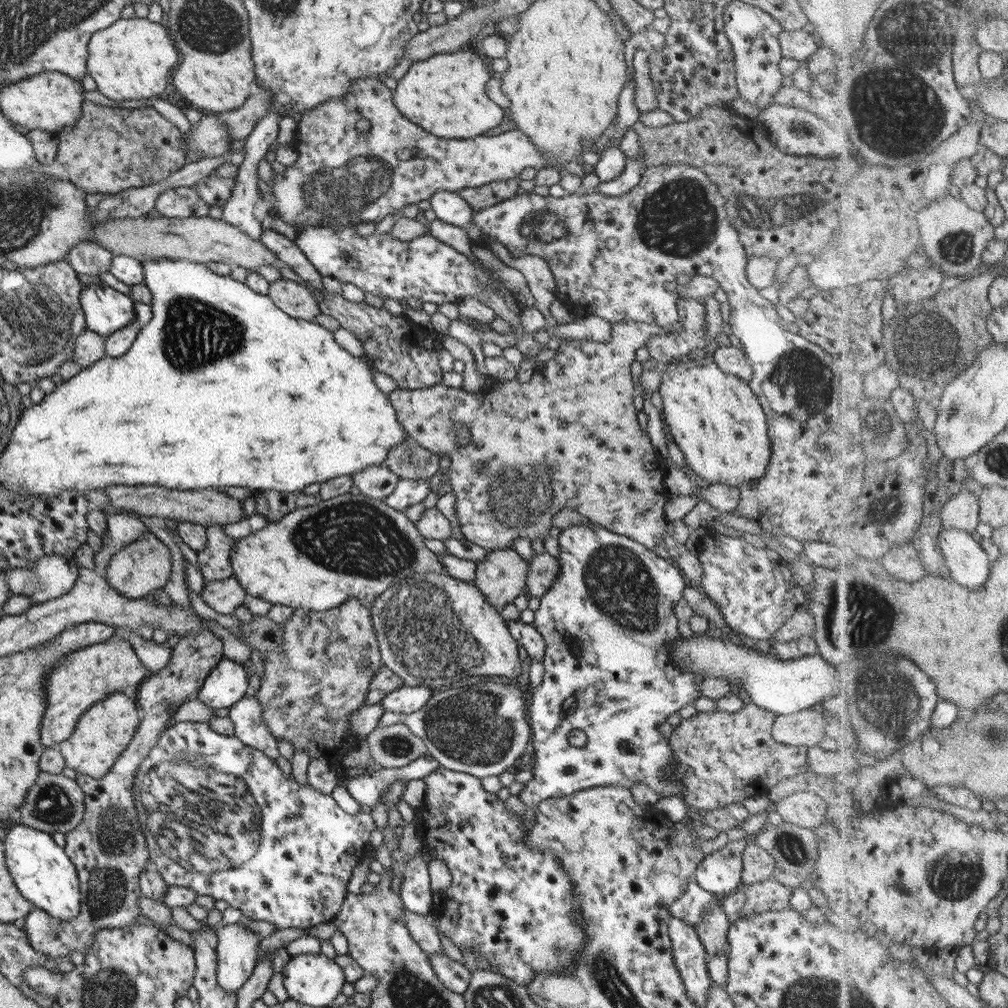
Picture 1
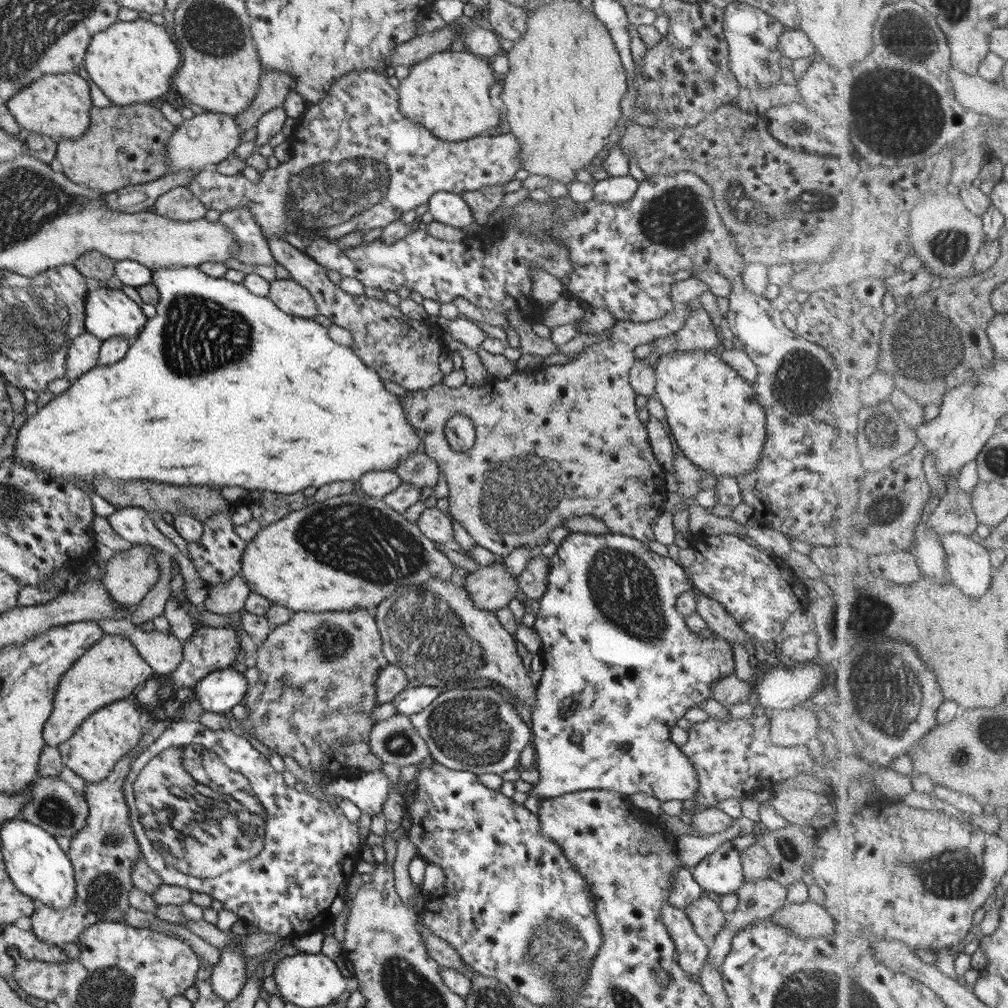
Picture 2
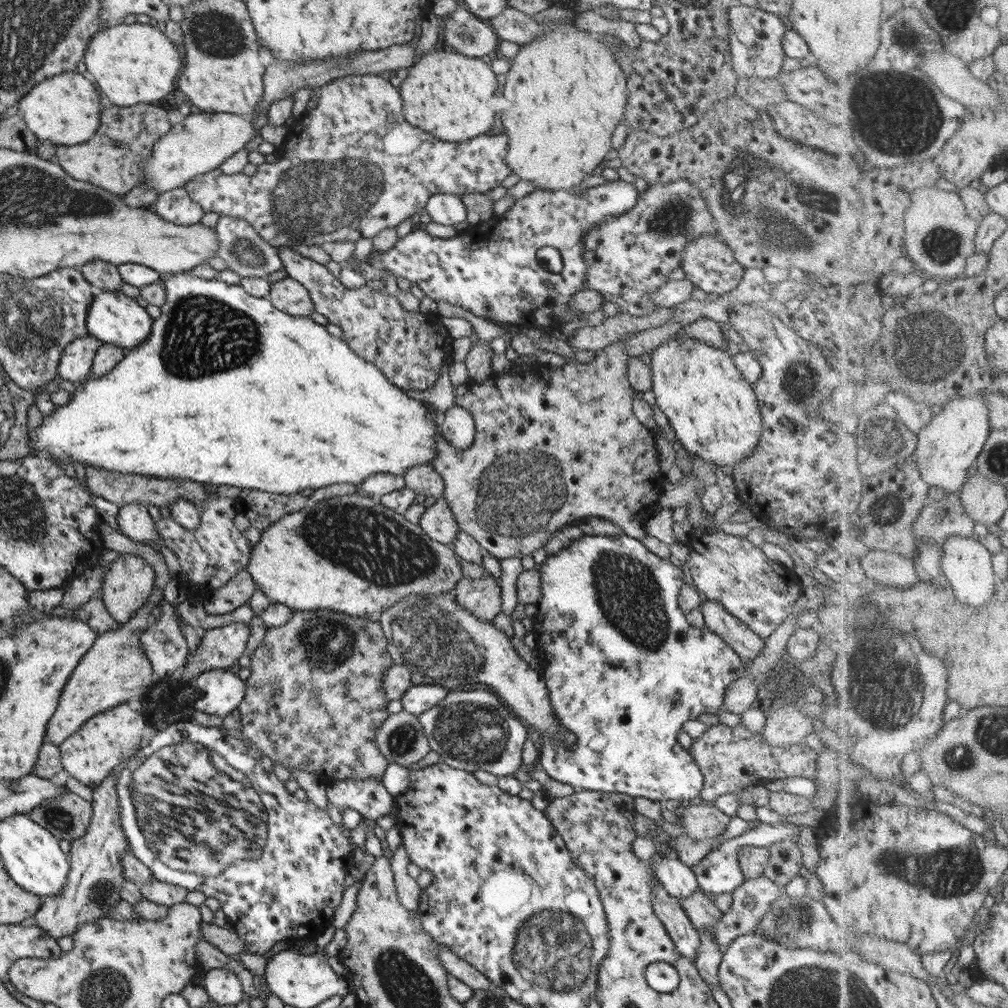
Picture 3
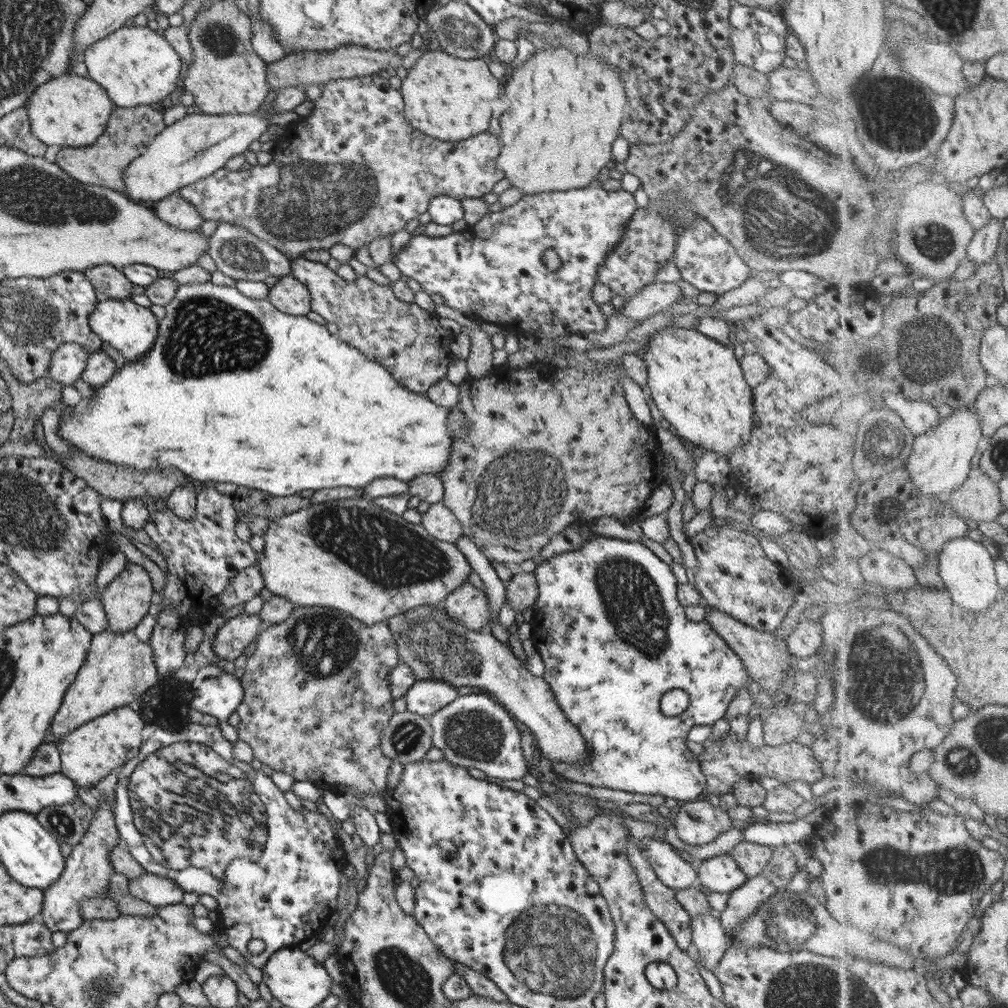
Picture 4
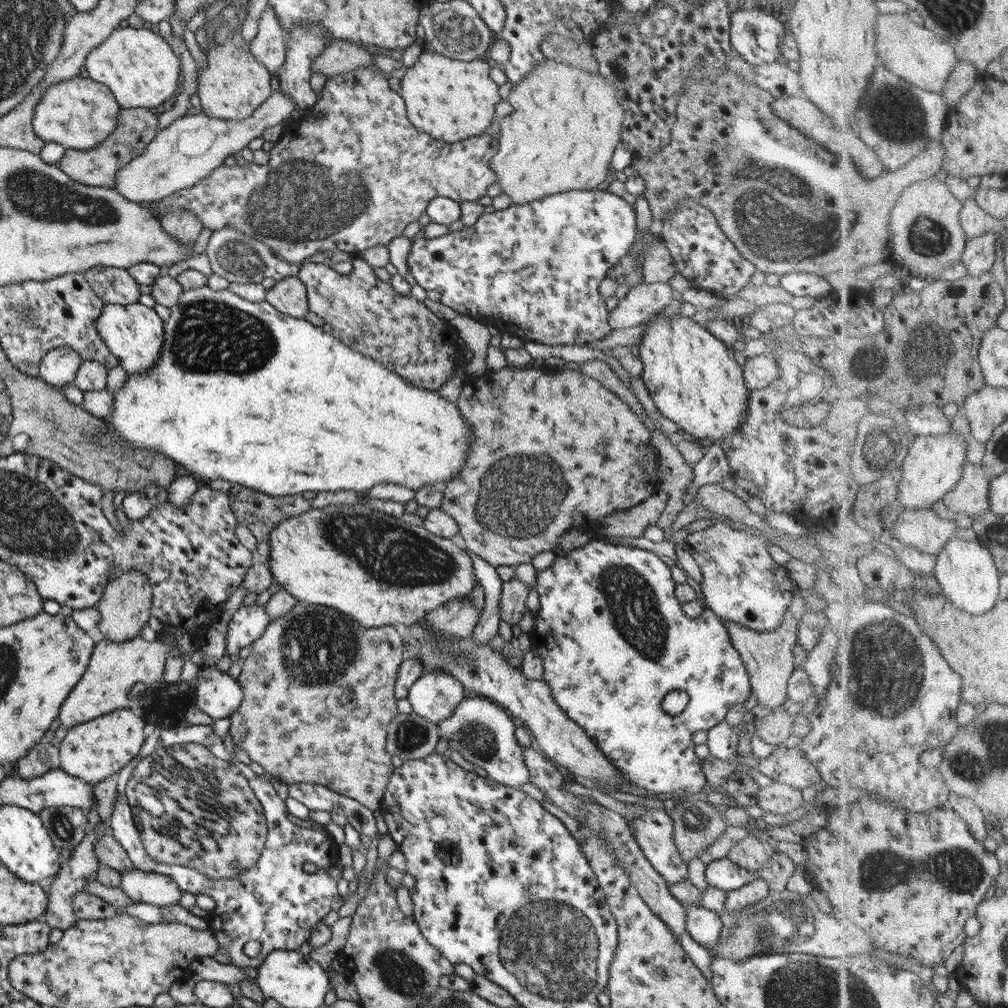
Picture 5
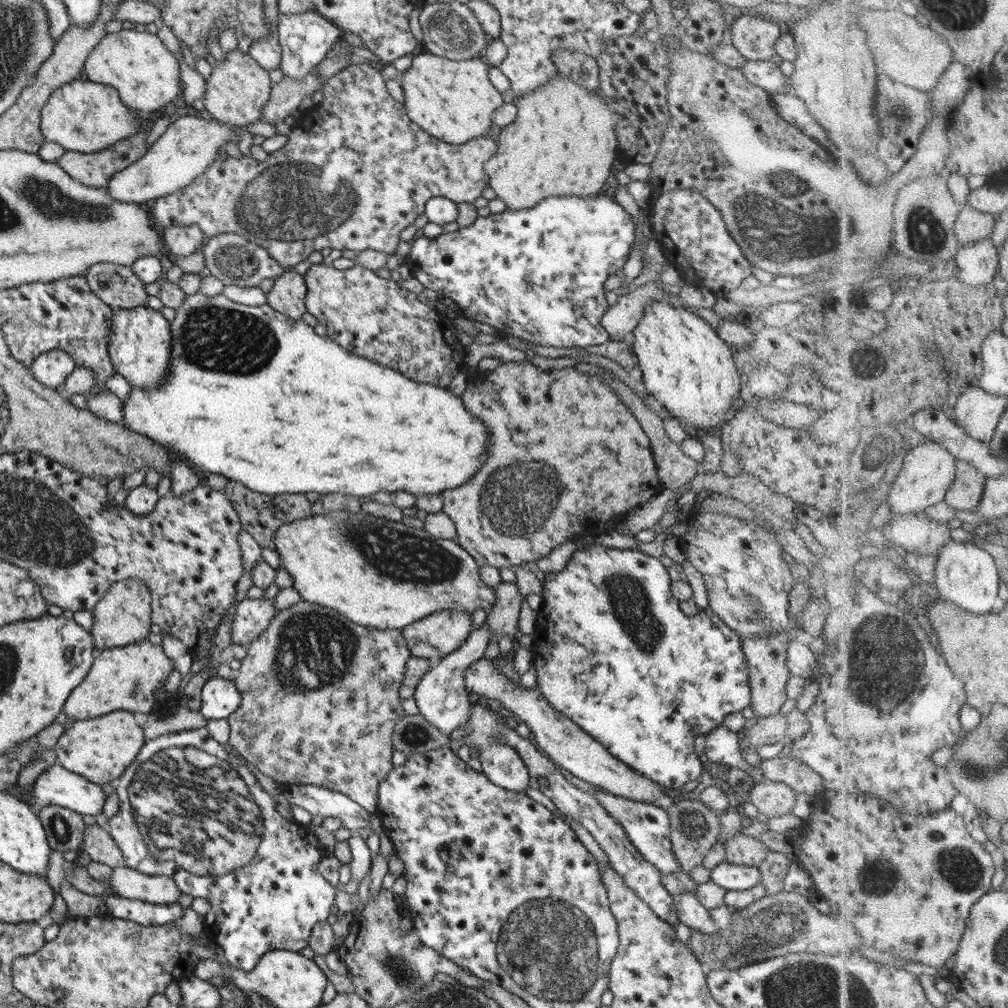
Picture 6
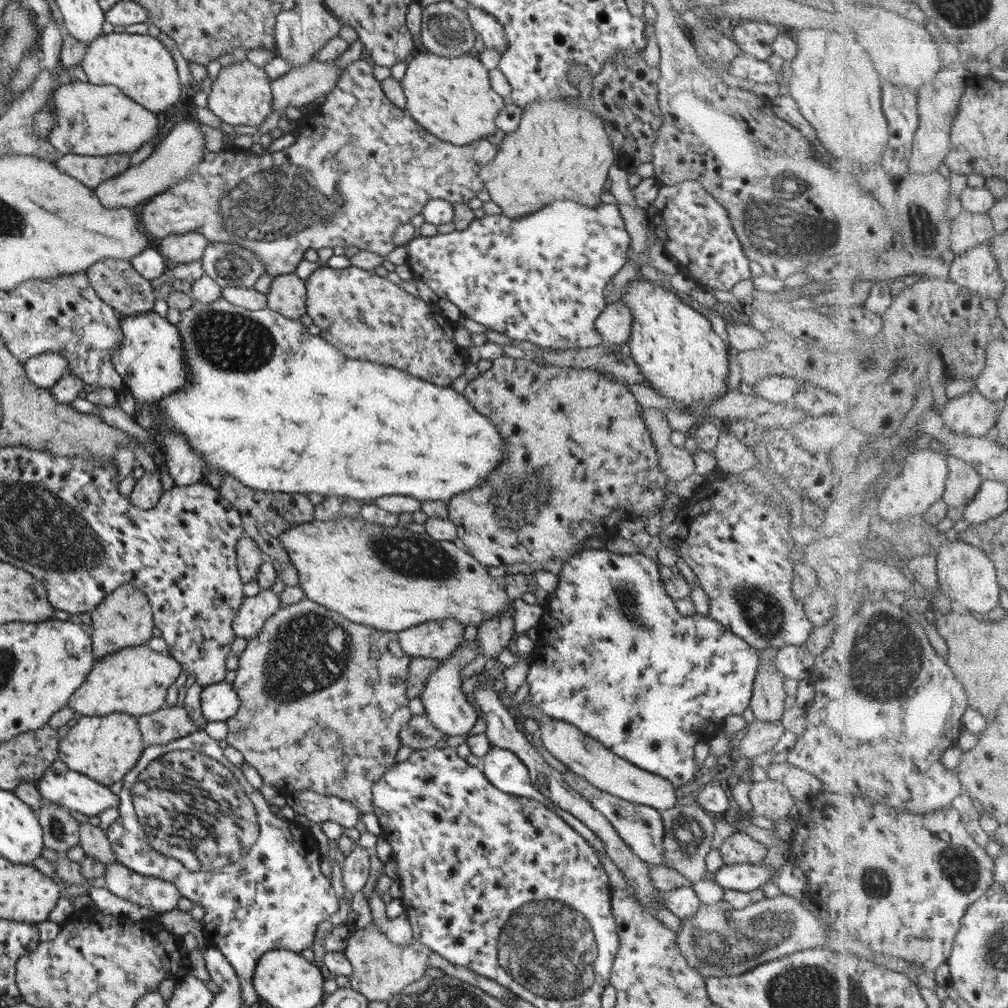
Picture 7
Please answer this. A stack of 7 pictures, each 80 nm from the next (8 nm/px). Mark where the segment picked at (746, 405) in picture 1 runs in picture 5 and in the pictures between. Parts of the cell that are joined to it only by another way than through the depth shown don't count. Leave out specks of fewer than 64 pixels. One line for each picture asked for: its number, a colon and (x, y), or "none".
2: (715, 422)
3: (711, 408)
4: (697, 385)
5: (691, 377)

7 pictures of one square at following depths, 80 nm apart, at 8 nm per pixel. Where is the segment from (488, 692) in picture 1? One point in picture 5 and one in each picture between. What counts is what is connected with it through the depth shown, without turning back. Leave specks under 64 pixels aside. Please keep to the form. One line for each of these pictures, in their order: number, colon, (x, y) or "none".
2: (477, 730)
3: (468, 730)
4: (473, 730)
5: (479, 731)

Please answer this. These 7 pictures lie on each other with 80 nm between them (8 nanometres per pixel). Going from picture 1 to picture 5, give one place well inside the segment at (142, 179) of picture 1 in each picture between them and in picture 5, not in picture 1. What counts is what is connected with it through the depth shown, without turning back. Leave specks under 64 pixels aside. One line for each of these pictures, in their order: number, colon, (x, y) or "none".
2: (114, 152)
3: (110, 158)
4: (128, 131)
5: (96, 167)

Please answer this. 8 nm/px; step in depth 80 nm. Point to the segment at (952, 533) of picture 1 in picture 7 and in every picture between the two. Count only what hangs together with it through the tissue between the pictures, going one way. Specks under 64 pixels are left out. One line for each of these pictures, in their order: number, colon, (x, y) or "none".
2: (968, 564)
3: (966, 564)
4: (966, 567)
5: (967, 571)
6: (967, 575)
7: (967, 574)

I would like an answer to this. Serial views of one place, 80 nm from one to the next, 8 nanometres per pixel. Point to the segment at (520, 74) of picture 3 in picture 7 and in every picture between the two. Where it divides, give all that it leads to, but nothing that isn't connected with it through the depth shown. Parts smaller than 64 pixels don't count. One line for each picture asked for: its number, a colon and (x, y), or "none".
4: (564, 112)
5: (565, 122)
6: (561, 143)
7: (559, 152)

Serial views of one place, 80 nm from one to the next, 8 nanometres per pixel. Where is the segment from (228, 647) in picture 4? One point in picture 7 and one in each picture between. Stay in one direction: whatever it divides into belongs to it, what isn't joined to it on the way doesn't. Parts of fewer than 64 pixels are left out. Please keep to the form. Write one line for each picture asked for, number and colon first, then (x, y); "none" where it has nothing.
5: (247, 623)
6: (250, 617)
7: (253, 612)

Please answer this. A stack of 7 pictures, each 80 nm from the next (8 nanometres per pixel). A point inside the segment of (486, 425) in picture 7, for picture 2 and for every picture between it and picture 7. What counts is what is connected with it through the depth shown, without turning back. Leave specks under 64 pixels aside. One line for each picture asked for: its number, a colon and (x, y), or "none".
2: (192, 402)
3: (226, 389)
4: (232, 390)
5: (242, 392)
6: (250, 394)

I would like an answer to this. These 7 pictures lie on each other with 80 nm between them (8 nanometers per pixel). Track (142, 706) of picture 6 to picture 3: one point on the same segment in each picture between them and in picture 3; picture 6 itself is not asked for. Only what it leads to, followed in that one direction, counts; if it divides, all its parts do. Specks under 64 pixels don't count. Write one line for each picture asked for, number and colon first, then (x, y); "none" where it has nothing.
3: (114, 669)
4: (118, 667)
5: (118, 671)

